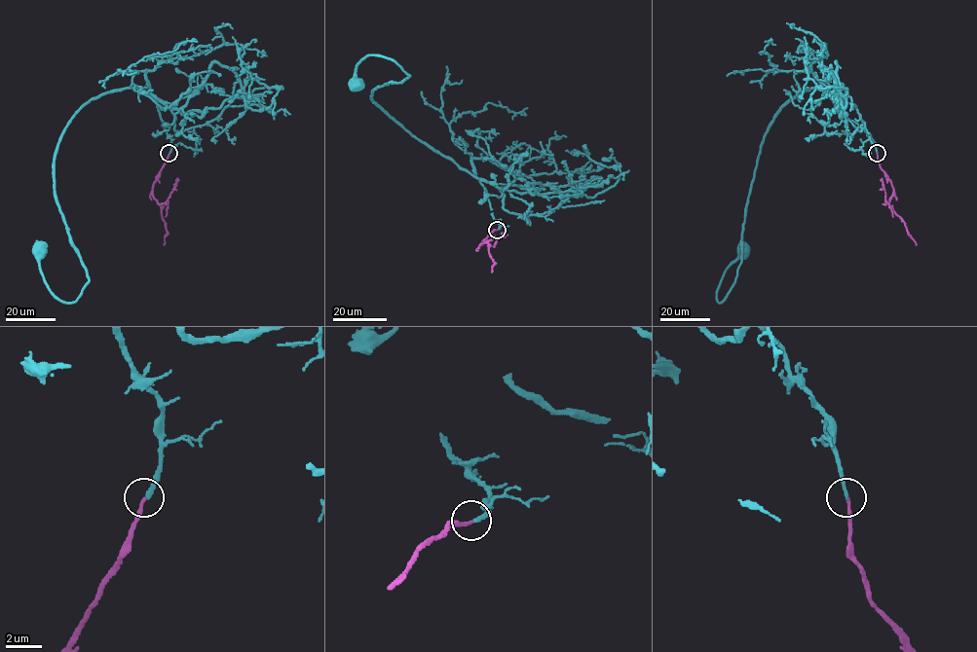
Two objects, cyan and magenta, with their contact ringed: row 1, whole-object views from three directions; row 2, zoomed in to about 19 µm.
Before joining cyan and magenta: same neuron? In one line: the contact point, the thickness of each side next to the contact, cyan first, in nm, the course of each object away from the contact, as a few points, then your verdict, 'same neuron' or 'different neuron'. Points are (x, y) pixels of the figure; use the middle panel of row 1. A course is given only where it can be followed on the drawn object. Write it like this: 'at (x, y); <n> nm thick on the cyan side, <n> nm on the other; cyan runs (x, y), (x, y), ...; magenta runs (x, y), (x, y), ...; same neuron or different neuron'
at (497, 230); 200 nm thick on the cyan side, 170 nm on the other; cyan runs (498, 229), (480, 179), (372, 99), (377, 87), (409, 76), (367, 54), (356, 65), (358, 86); magenta runs (497, 229), (478, 246), (489, 244), (489, 254), (496, 263), (491, 271); same neuron

